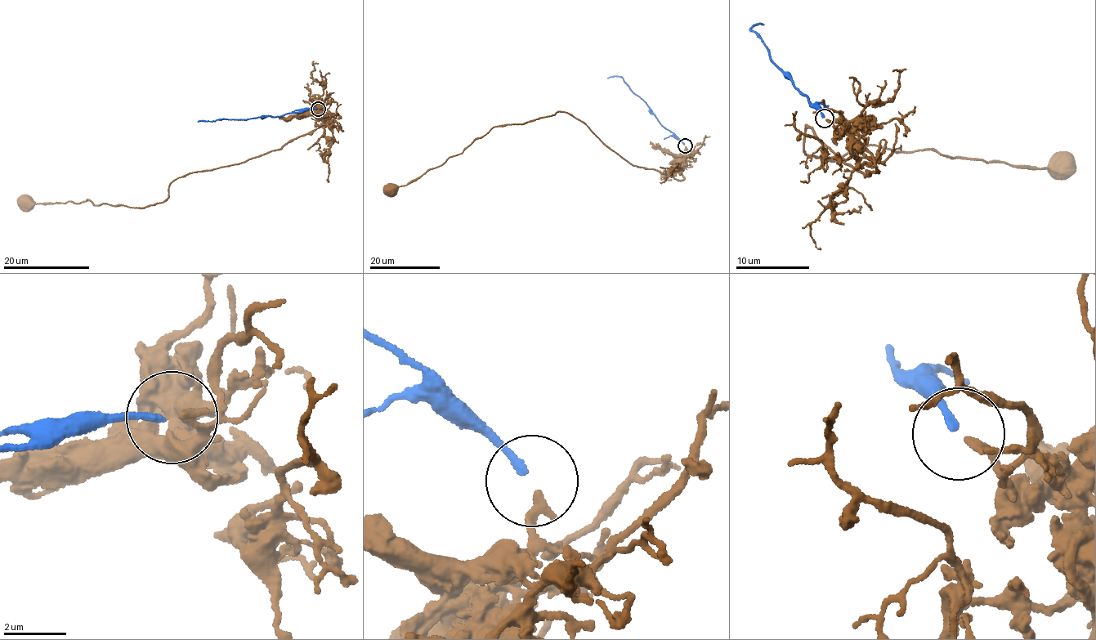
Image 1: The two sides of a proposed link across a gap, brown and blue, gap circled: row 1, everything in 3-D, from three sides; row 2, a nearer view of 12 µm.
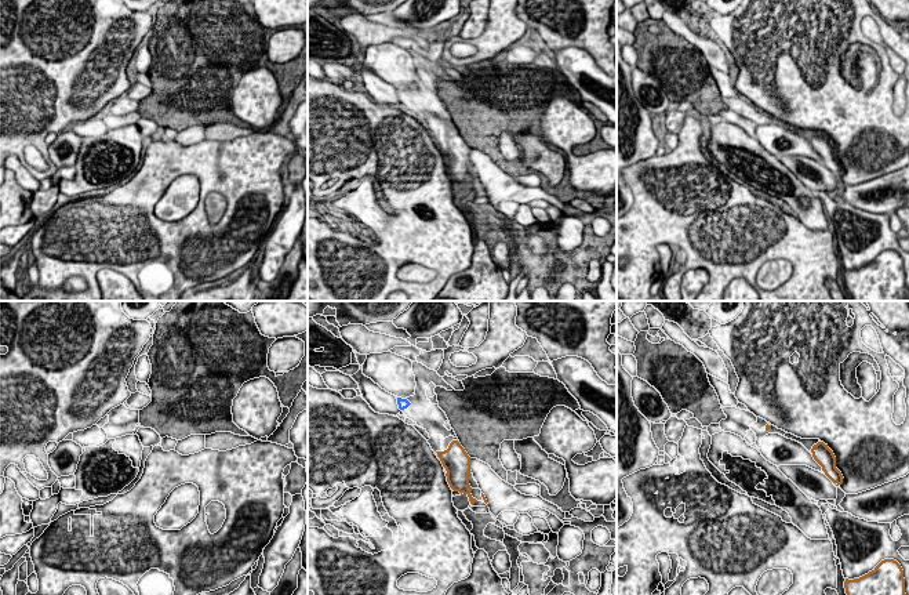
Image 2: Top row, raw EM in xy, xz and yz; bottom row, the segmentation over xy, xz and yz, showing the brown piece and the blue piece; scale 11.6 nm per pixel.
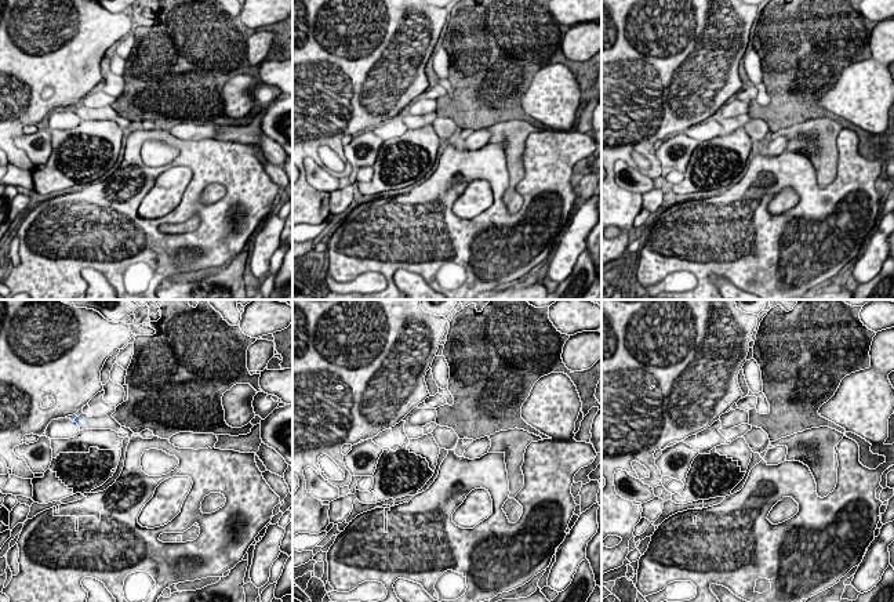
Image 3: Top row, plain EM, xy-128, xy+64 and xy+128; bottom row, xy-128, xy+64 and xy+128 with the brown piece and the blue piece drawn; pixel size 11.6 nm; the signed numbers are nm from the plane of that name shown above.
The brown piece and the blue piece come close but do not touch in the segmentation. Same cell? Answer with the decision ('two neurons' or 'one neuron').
two neurons

